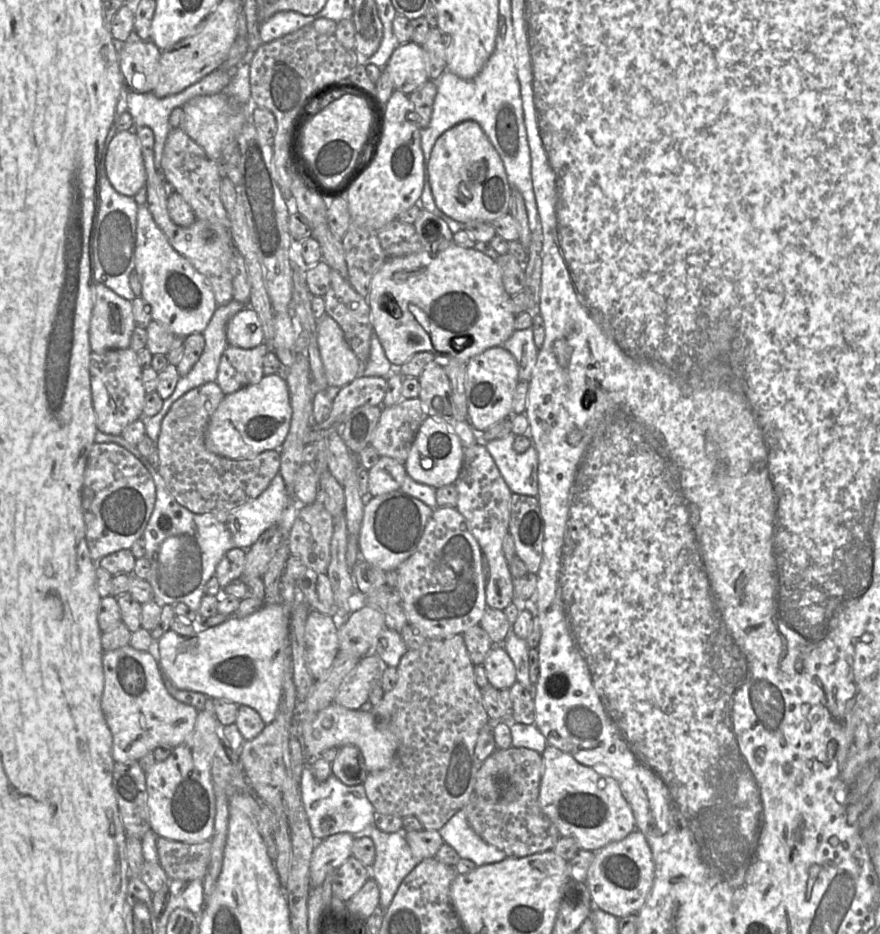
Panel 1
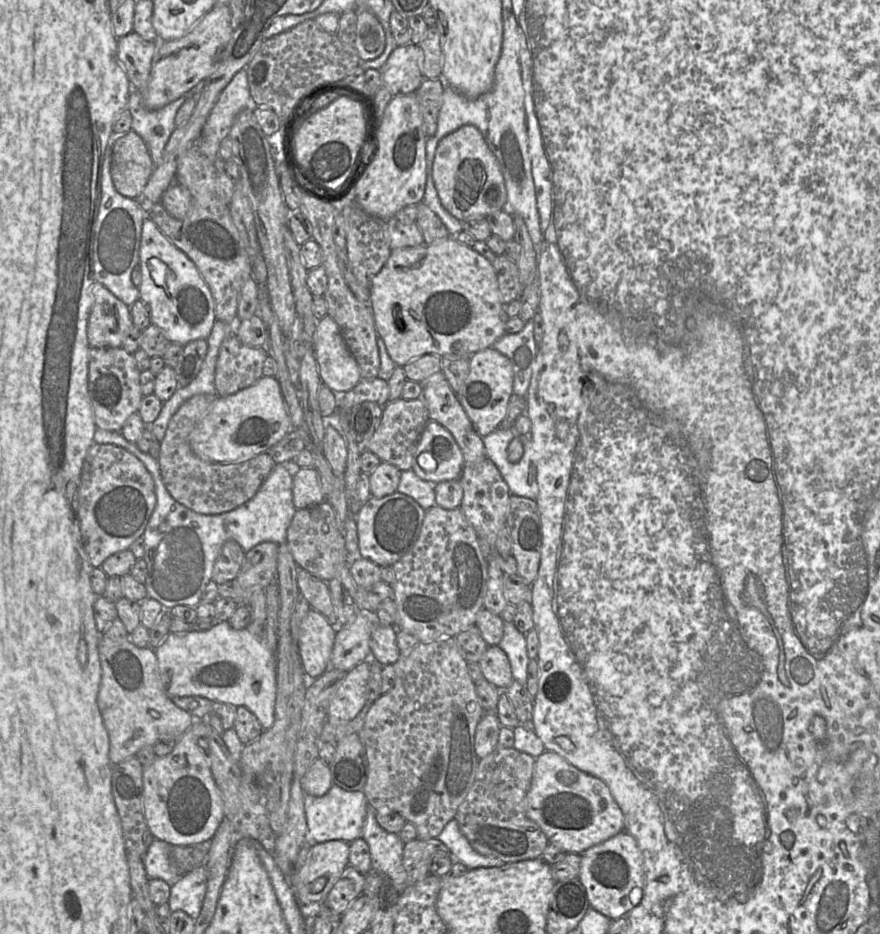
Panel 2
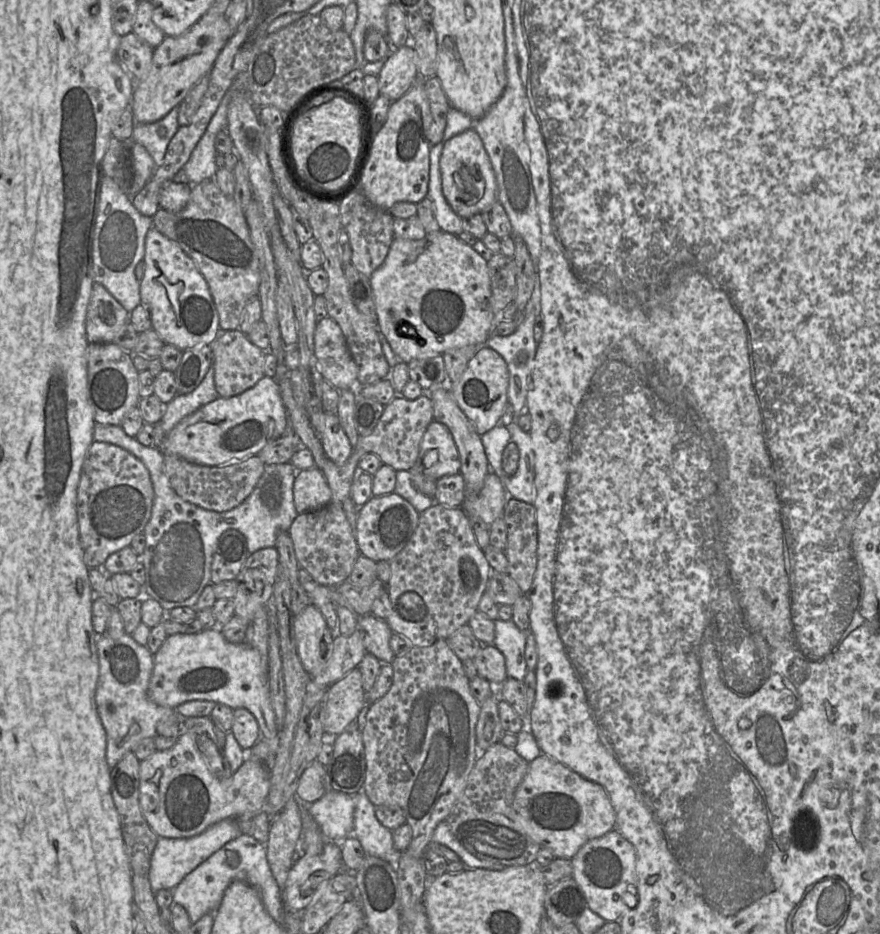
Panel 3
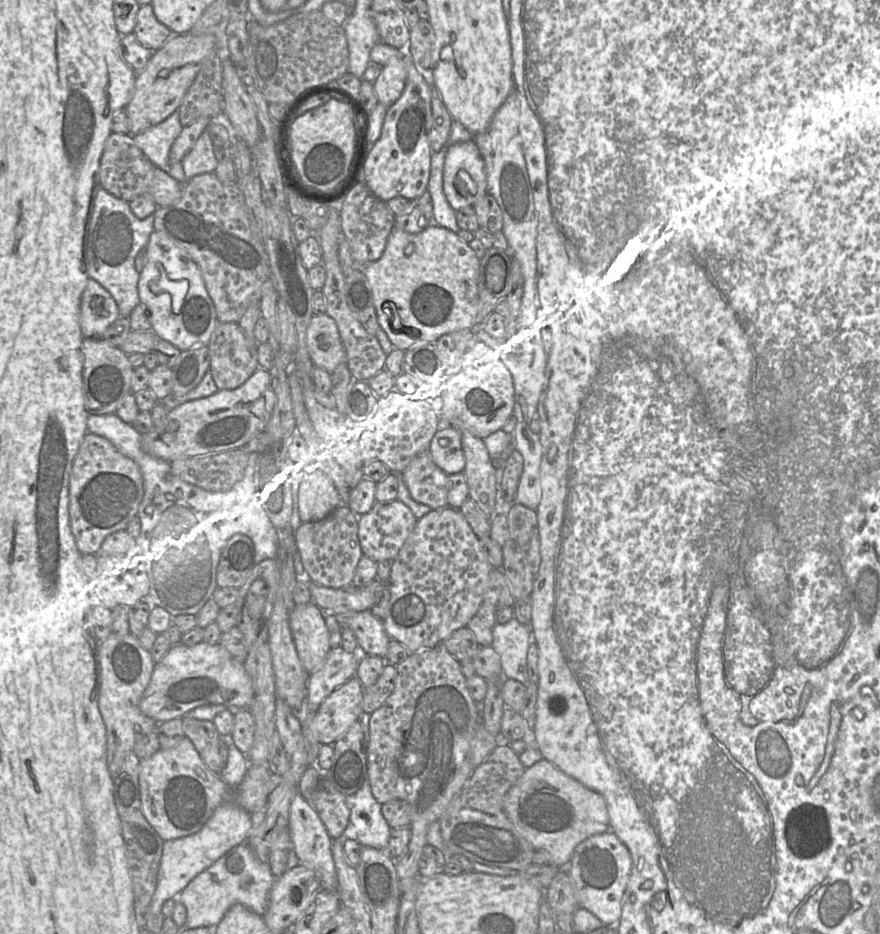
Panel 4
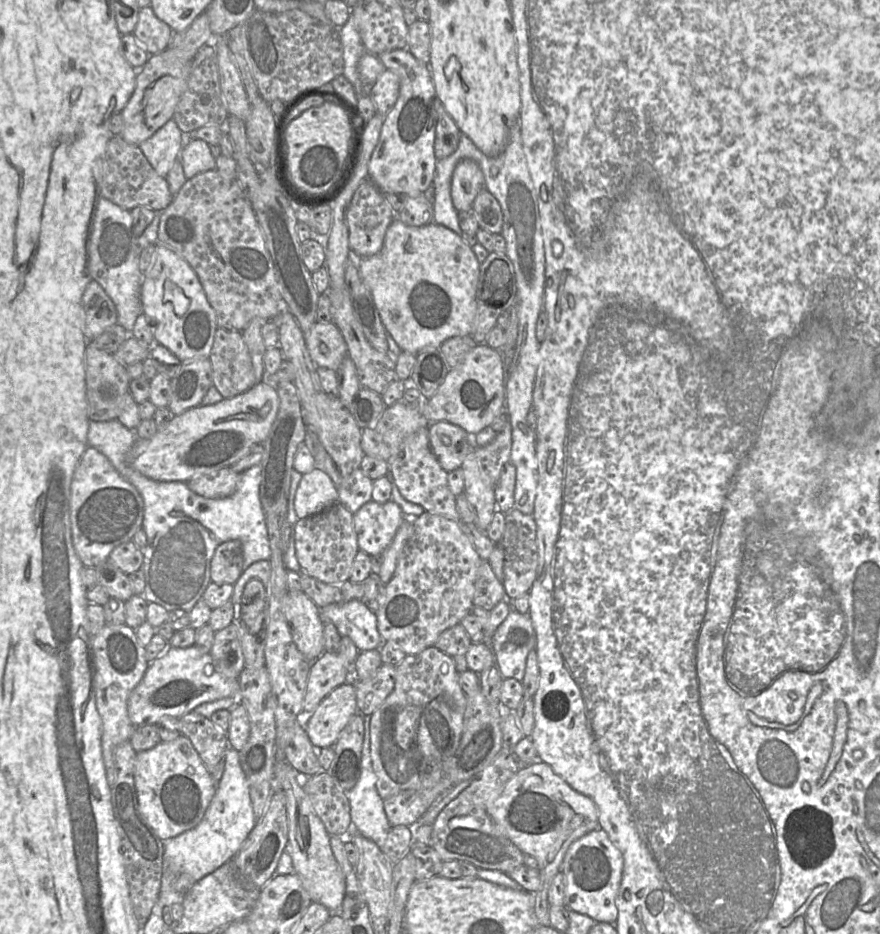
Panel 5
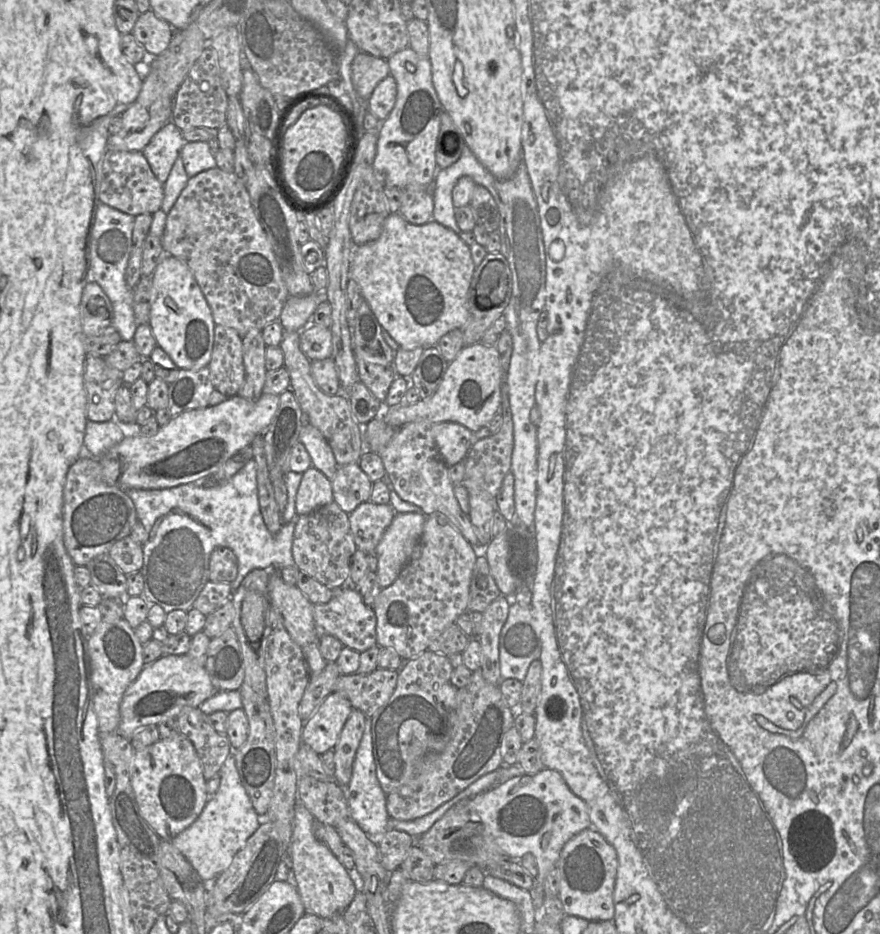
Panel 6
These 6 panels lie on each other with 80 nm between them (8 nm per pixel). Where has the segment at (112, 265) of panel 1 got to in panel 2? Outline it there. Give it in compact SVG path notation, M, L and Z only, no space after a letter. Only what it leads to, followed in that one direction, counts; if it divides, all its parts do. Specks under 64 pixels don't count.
M109 142L101 166L100 206L91 239L92 277L94 282L102 284L130 307L140 297L139 288L133 284L131 274L139 265L142 224L148 212L137 200L124 197L116 191L111 176L111 161L112 142Z

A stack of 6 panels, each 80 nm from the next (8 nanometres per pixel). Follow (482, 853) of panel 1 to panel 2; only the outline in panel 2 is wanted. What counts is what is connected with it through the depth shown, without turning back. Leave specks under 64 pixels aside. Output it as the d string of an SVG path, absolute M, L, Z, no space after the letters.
M454 818L445 825L437 838L449 848L454 860L463 862L469 869L491 868L506 864L497 858L484 856L475 851L461 833L458 822Z

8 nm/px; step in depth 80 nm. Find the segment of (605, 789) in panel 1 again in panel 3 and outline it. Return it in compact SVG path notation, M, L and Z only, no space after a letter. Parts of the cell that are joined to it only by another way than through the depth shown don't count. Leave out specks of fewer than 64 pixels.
M546 754L529 763L527 774L514 795L514 809L532 839L550 849L556 858L572 859L585 843L616 828L616 812L607 791Z

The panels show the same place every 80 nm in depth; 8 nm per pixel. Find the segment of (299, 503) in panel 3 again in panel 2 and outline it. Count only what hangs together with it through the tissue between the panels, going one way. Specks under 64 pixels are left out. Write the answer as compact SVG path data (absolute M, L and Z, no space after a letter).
M297 468L293 477L293 502L296 509L307 508L325 500L315 468Z

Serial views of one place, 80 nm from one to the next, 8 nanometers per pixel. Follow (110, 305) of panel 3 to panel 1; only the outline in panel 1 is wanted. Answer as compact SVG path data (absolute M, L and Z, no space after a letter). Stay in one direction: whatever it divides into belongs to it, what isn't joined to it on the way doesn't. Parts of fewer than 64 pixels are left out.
M101 283L93 284L93 296L89 331L91 351L128 348L136 327L131 301Z

